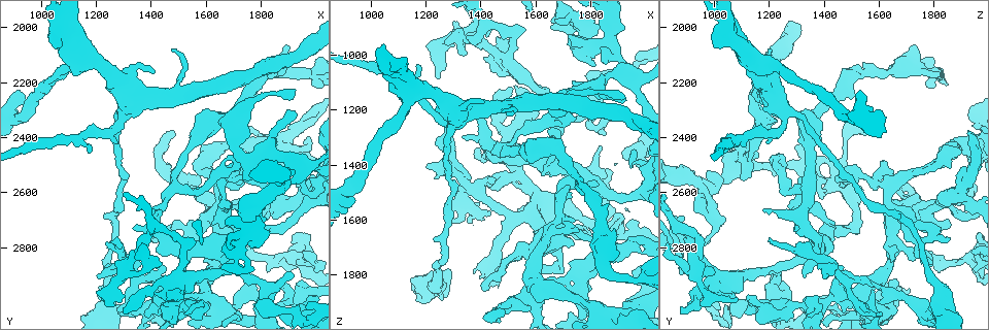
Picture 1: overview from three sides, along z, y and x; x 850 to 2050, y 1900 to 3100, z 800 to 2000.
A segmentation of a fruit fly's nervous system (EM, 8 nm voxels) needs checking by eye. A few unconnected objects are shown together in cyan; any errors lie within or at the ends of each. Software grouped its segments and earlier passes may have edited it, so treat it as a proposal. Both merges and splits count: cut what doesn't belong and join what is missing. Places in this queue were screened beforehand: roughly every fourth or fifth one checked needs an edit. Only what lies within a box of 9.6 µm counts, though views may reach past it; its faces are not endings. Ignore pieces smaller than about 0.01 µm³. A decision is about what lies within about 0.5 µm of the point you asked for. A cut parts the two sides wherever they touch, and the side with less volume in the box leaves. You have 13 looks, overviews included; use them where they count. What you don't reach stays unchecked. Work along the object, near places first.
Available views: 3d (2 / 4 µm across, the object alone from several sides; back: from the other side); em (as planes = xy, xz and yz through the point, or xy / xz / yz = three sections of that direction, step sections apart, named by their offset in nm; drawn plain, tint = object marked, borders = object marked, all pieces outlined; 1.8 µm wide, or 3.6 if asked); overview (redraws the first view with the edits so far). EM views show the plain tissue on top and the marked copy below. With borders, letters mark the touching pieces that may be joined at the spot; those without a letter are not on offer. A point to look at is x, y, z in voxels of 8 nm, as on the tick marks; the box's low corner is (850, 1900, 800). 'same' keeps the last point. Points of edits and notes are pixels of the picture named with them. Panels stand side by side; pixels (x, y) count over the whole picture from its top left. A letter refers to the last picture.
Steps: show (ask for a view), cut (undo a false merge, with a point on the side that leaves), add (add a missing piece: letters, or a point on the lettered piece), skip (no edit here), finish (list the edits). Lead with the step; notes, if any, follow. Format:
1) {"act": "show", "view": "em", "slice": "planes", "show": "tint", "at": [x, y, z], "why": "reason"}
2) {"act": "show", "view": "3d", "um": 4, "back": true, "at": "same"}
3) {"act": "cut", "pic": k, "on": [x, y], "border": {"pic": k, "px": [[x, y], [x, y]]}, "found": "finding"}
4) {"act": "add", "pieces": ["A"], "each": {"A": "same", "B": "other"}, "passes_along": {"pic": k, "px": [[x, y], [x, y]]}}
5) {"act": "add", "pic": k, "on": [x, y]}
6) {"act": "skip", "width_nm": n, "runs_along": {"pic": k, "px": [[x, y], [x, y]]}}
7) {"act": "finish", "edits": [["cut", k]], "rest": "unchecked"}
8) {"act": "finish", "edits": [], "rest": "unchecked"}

{"act": "show", "view": "em", "slice": "planes", "show": "tint", "at": [1480, 2590, 1340], "why": "three arms meet"}

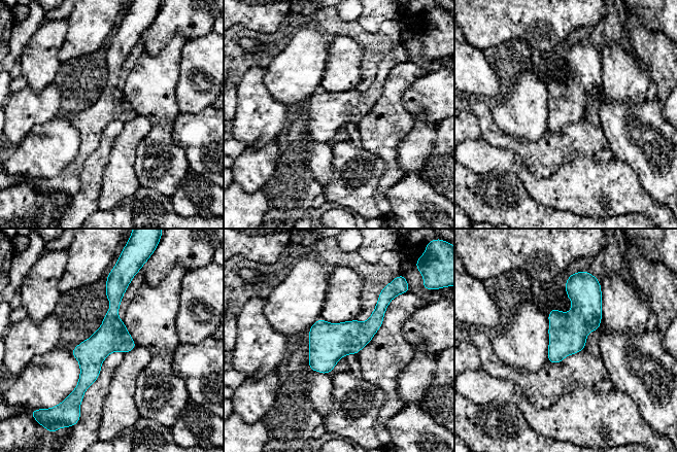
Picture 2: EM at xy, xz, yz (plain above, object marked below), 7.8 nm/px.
{"act": "show", "view": "em", "slice": "planes", "show": "borders", "at": "same", "why": "what lies round it"}

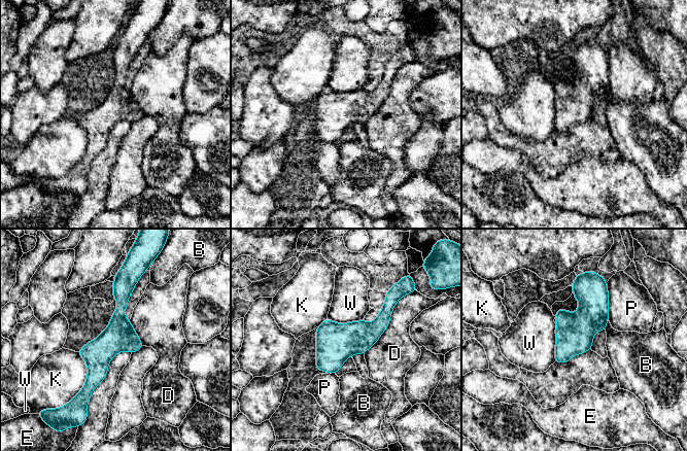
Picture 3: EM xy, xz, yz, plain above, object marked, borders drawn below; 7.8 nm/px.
{"act": "skip", "each": {"B": "other", "D": "other", "E": "other", "K": "other", "P": "other", "W": "other"}, "border": {"pic": 3, "px": [[401, 298], [389, 324], [364, 353]]}, "found": "all the same neuron"}

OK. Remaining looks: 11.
{"act": "show", "view": "3d", "um": 2, "at": [1520, 2910, 1040], "why": "arms run side by side"}

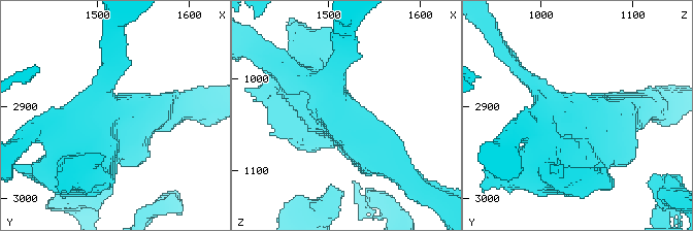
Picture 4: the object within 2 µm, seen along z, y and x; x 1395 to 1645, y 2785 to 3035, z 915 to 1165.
{"act": "show", "view": "em", "slice": "planes", "show": "borders", "at": [1514, 2906, 1036], "why": "shape alone is not enough"}

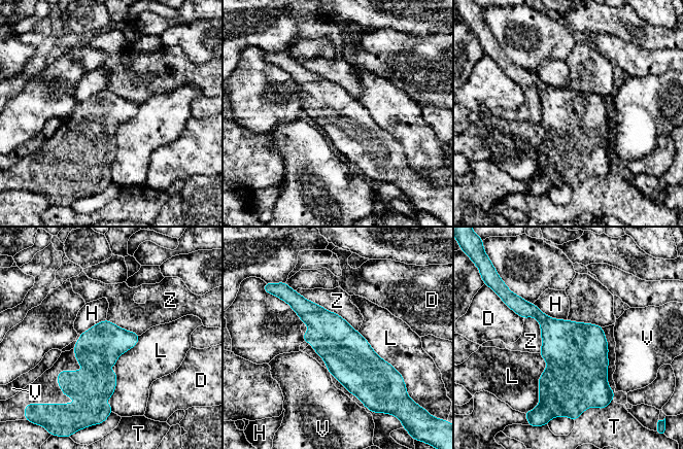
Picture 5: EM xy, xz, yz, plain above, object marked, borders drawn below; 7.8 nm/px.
{"act": "skip", "width_nm": 340, "each": {"D": "other", "H": "other", "L": "other", "T": "other", "V": "other", "Z": "other"}, "runs_along": {"pic": 5, "px": [[292, 302], [369, 373], [390, 374]]}, "found": "one neuron here"}

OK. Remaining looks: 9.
{"act": "show", "view": "3d", "um": 4, "at": [1550, 2920, 1580], "why": "four arms meet"}

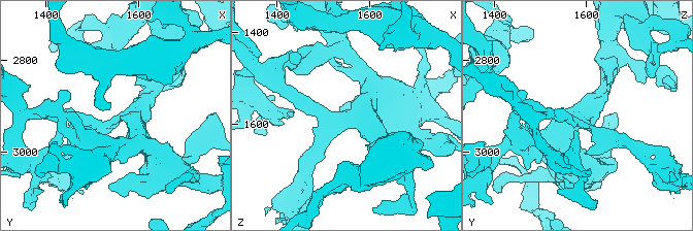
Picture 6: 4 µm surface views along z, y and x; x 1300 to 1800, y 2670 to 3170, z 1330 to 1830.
{"act": "show", "view": "em", "slice": "xz", "step": 4, "show": "tint", "at": [1550, 2920, 1585], "arms": 4, "why": "now the EM"}

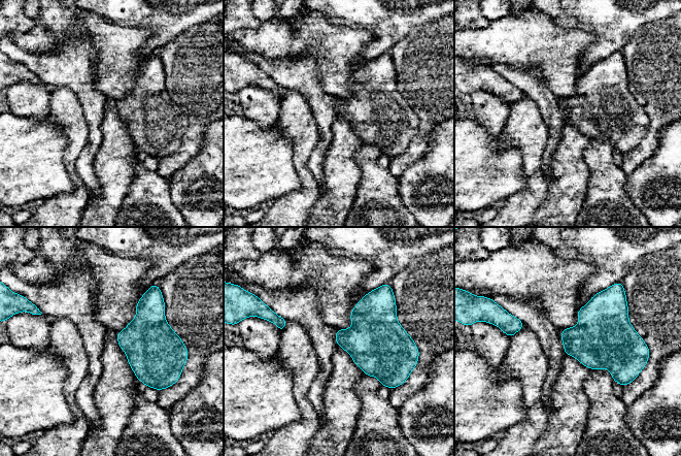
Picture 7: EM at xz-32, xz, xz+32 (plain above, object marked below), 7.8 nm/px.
{"act": "show", "view": "em", "slice": "planes", "show": "borders", "at": "same", "why": "another direction"}

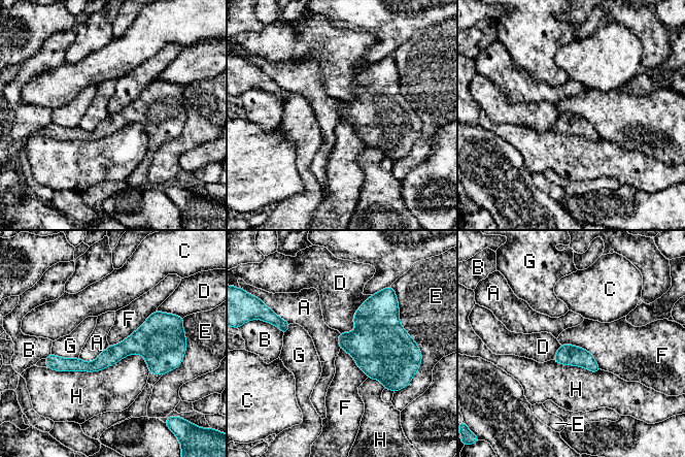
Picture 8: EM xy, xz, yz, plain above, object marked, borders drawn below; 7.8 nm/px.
{"act": "skip", "each": {"A": "other", "B": "other", "C": "other", "D": "other", "E": "other", "F": "other", "G": "other", "H": "other"}, "border": {"pic": 8, "px": [[157, 311], [120, 343], [109, 346]]}, "found": "continuous, no second neuron"}

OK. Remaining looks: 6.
{"act": "show", "view": "em", "slice": "planes", "show": "tint", "at": [1850, 2640, 1720], "why": "four or more arms meet"}

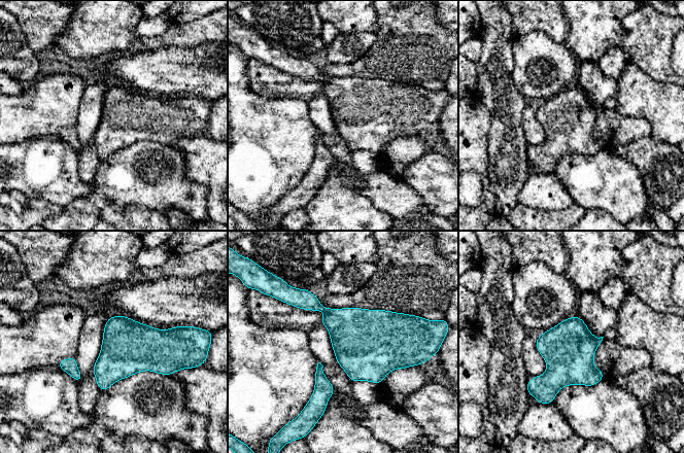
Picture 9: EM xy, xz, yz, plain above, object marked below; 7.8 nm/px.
{"act": "show", "view": "em", "slice": "planes", "show": "borders", "at": "same", "why": "what lies round it"}

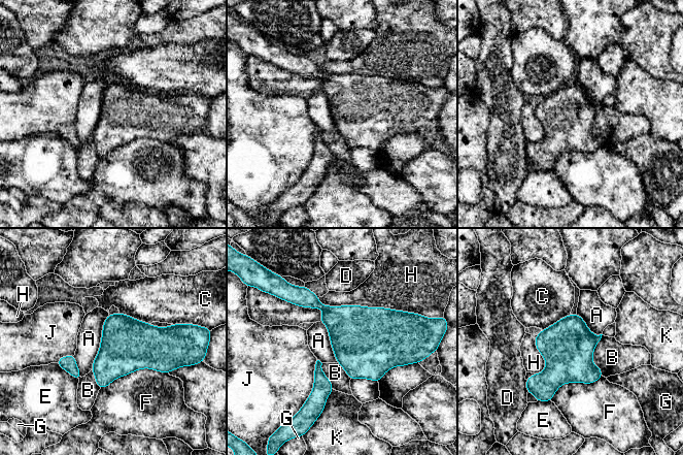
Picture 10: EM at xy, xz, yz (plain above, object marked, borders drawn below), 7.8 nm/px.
{"act": "skip", "each": {"A": "other", "B": "other", "C": "other", "D": "other", "E": "other", "F": "other", "G": "other", "H": "other", "J": "other", "K": "other"}, "border": {"pic": 10, "px": [[108, 314], [91, 369]]}, "found": "one neuron here"}

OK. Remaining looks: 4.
{"act": "show", "view": "3d", "um": 2, "at": [1700, 2480, 1600], "why": "free end"}

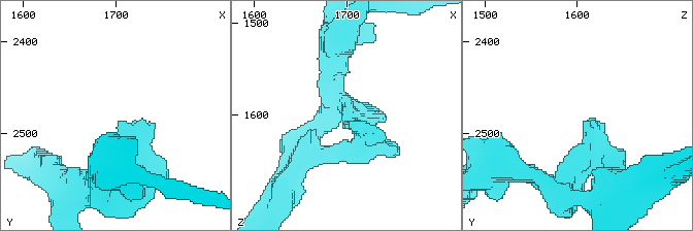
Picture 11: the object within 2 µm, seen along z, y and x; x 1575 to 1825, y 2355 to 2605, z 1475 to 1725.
{"act": "show", "view": "em", "slice": "planes", "show": "borders", "at": [1706, 2484, 1606], "why": "need the tissue"}

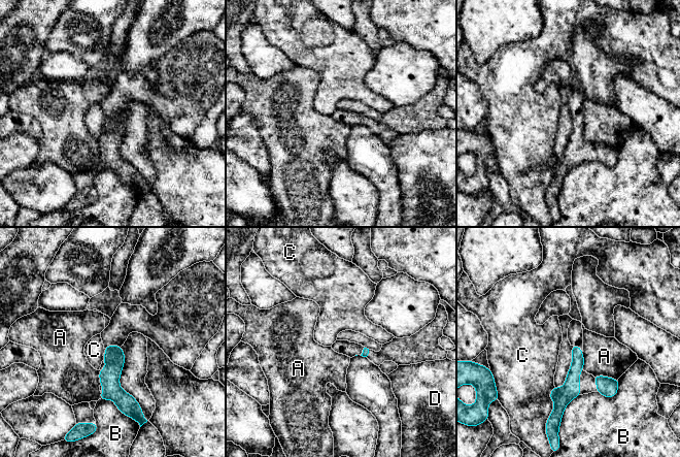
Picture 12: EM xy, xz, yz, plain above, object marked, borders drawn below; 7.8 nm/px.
{"act": "skip", "each": {"A": "other", "B": "other", "C": "other", "D": "other"}, "runs_along": {"pic": 12, "px": [[575, 347], [572, 388], [560, 403]]}, "found": "no lettered piece goes on from it"}

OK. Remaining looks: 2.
{"act": "finish", "edits": [], "rest": "unchecked"}

